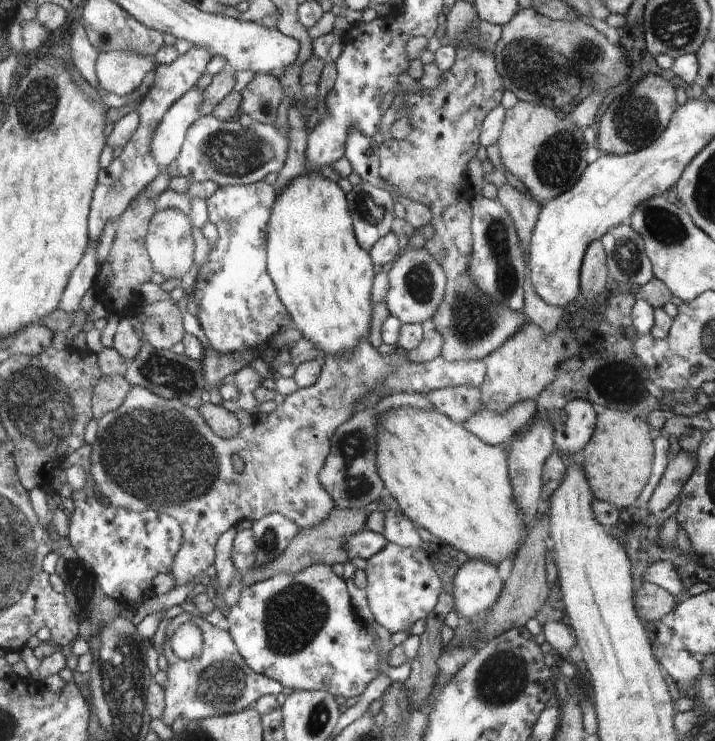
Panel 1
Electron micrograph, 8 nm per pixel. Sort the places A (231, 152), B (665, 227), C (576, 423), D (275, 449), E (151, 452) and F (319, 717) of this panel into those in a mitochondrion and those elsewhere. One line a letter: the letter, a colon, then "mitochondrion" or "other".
A: mitochondrion
B: mitochondrion
C: other
D: other
E: mitochondrion
F: mitochondrion

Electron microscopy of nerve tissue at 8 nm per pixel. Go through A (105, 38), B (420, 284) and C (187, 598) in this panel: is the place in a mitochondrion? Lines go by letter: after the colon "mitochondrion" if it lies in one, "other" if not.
A: other
B: mitochondrion
C: other

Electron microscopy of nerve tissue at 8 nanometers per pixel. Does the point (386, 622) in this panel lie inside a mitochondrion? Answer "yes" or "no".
no

